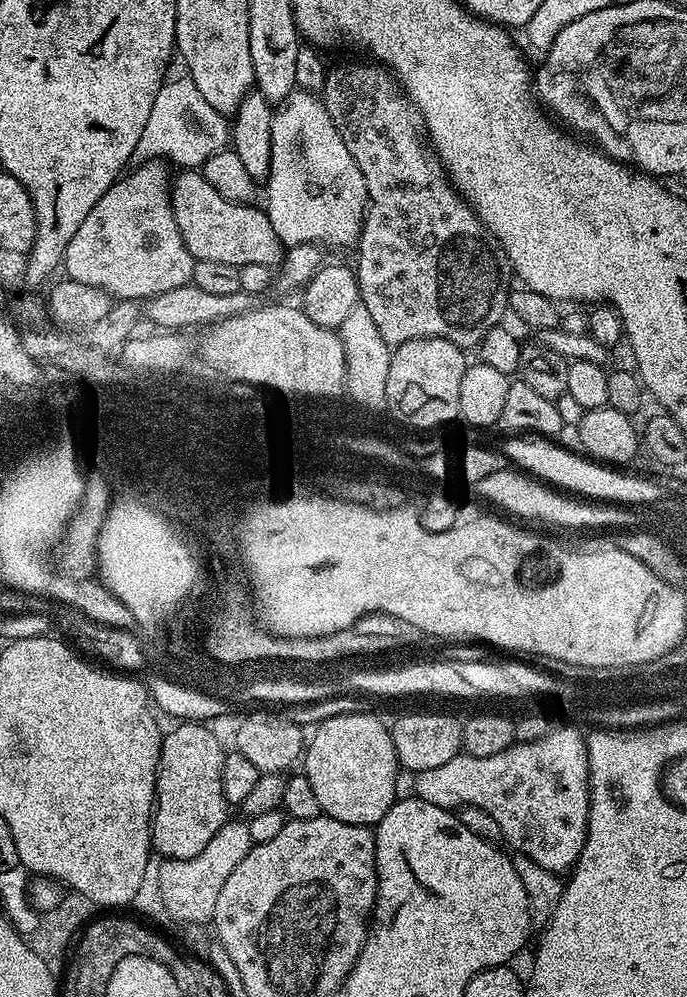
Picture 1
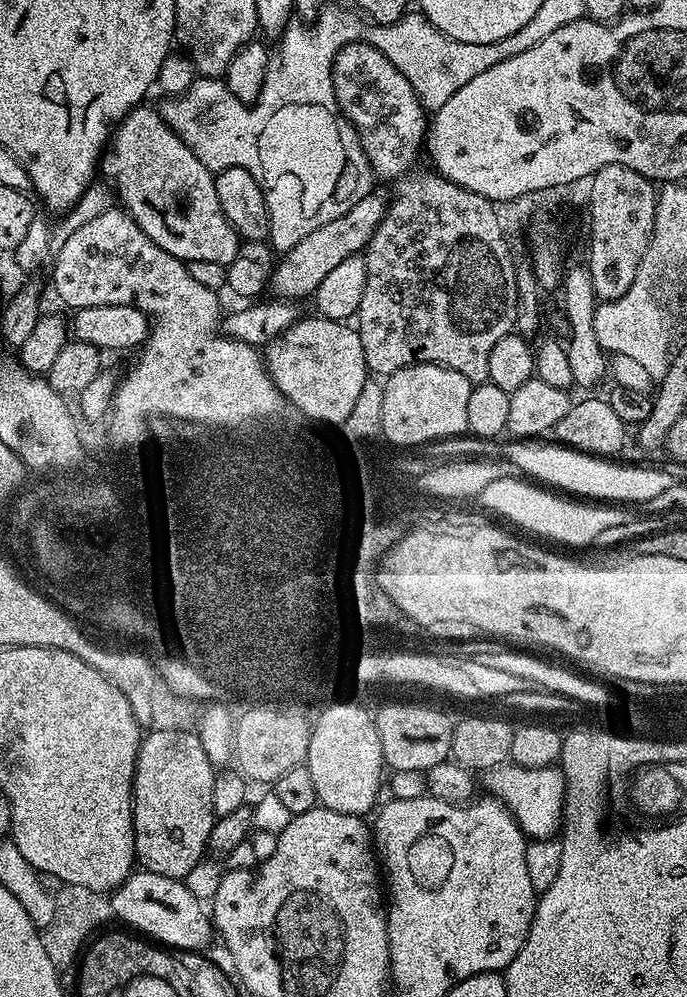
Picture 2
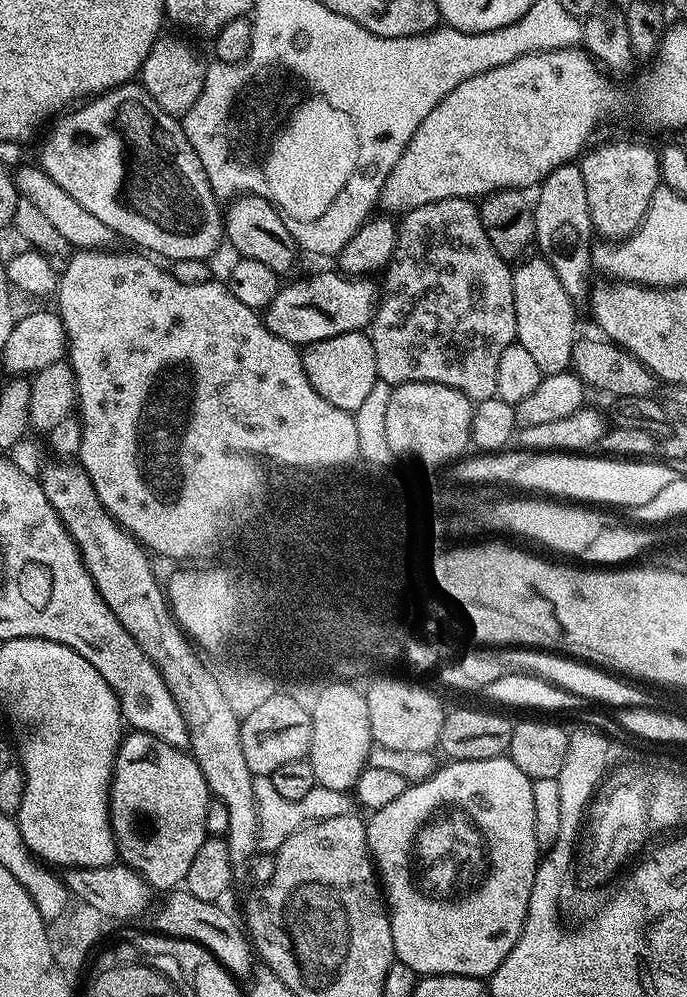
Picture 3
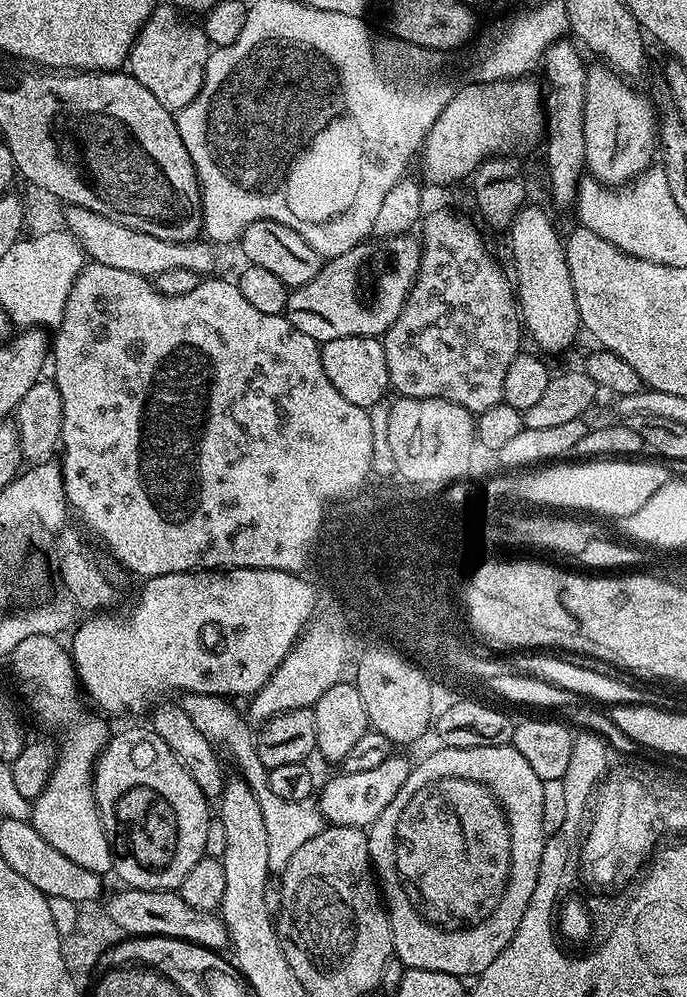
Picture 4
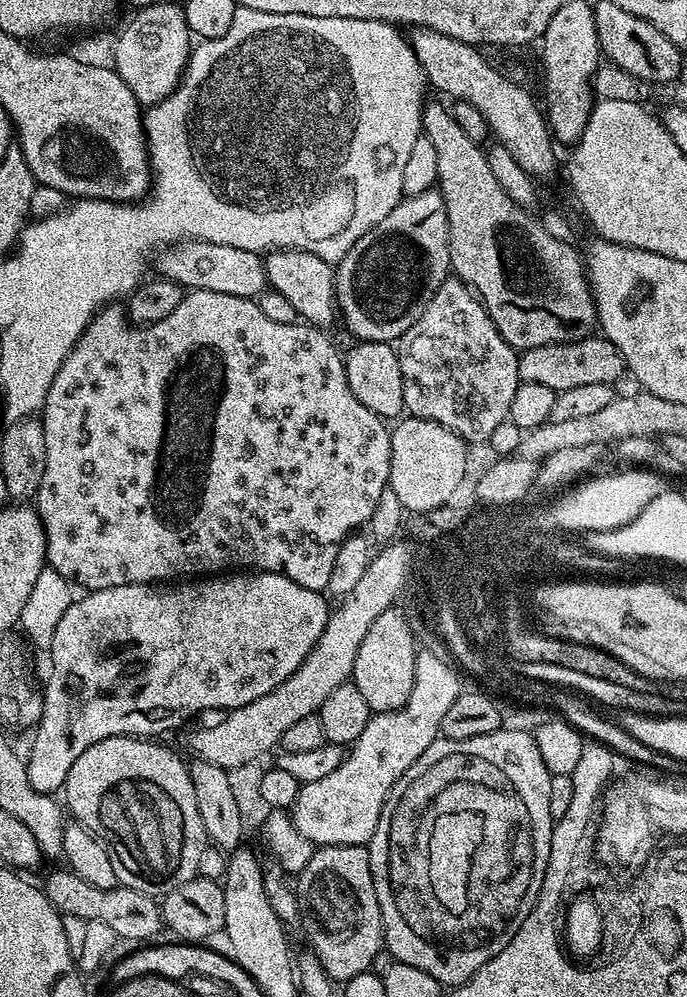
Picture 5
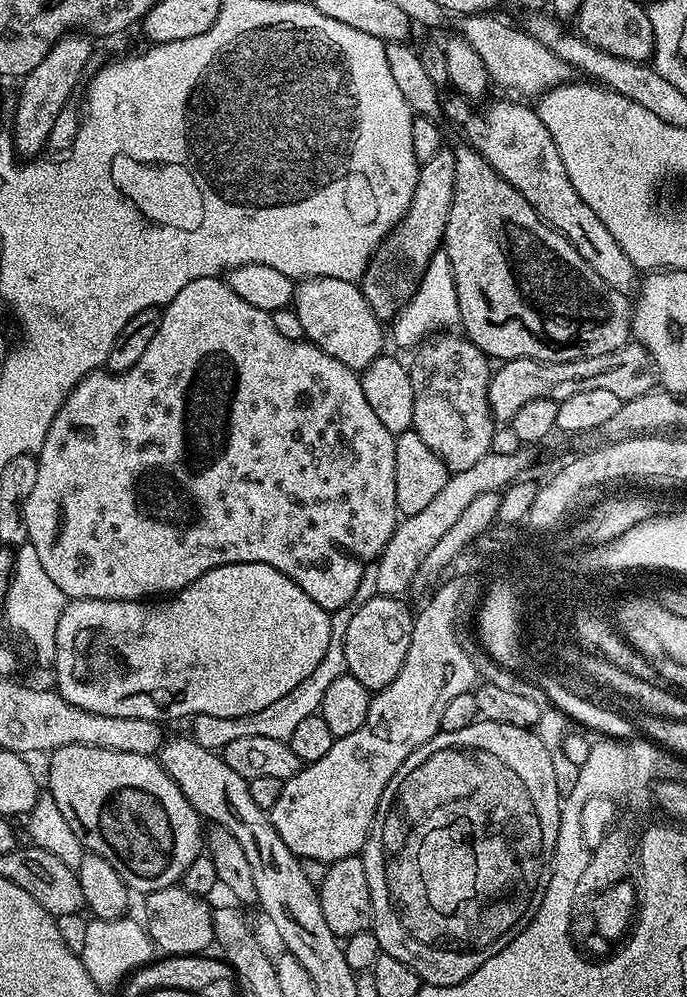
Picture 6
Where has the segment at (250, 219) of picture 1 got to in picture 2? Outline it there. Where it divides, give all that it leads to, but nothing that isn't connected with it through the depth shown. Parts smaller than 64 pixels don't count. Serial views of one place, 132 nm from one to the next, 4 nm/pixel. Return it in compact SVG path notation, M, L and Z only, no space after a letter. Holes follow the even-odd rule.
M144 107L133 108L116 125L98 161L99 175L112 186L124 211L131 214L140 229L155 244L162 246L162 250L185 262L218 262L225 266L234 262L234 258L241 255L242 241L222 214L214 173L198 162L190 146L178 138L176 131L164 121L157 109L155 112L152 108Z

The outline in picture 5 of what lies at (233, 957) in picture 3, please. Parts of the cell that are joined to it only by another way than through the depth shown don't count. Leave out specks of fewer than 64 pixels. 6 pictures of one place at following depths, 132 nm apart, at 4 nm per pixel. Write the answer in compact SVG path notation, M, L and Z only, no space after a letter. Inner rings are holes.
M64 866L54 869L45 878L42 891L61 916L74 915L87 921L102 922L102 926L110 926L110 930L120 934L127 942L148 942L162 932L157 897L147 896L145 892L123 886L102 890L98 886L90 886L90 882L82 882L78 874Z

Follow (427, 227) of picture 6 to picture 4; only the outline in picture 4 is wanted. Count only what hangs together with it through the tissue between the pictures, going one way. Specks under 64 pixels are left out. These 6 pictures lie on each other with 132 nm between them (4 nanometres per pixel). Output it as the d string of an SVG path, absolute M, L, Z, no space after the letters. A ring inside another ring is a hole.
M408 233L372 238L346 250L346 254L325 259L318 274L314 274L310 282L289 291L283 315L287 316L290 326L294 326L294 330L302 330L302 334L310 334L310 338L317 342L351 336L383 337L401 313L420 268L421 241L414 237L415 235Z

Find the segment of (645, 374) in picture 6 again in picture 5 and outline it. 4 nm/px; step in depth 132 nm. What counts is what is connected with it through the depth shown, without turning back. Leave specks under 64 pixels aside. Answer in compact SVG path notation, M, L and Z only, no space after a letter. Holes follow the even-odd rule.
M600 334L565 344L525 348L519 353L519 357L518 374L521 381L550 386L550 390L556 393L571 390L573 386L587 386L598 382L615 385L616 379L626 372L626 365L618 346L614 346L614 342L605 340Z

